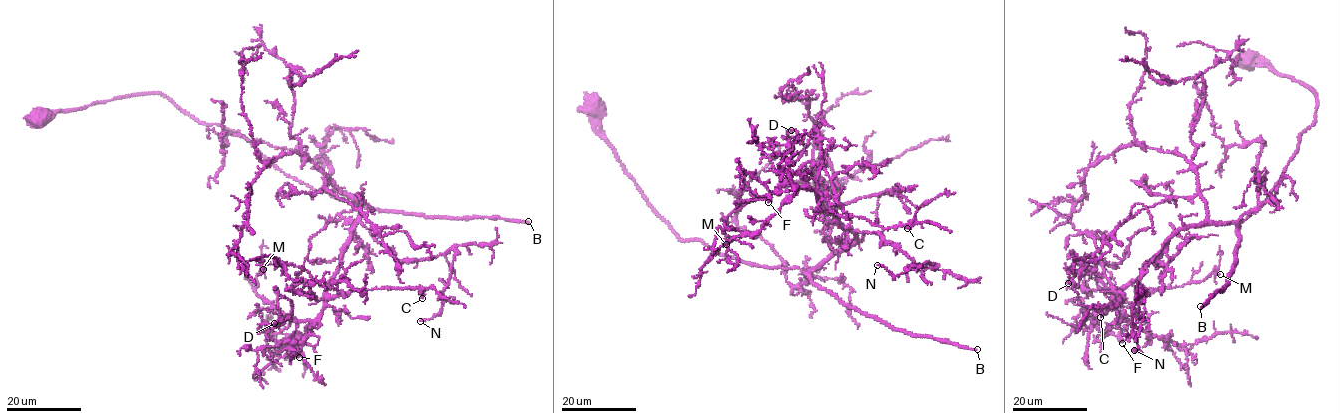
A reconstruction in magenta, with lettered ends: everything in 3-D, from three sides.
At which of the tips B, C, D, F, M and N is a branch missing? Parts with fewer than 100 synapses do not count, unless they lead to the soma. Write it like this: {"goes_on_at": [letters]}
{"goes_on_at": ["B"]}

